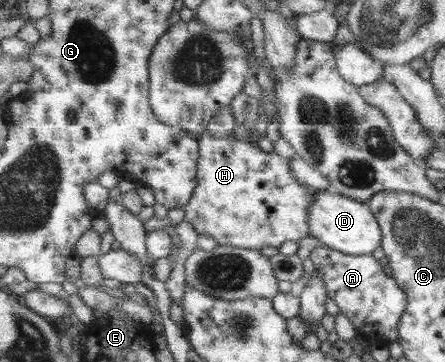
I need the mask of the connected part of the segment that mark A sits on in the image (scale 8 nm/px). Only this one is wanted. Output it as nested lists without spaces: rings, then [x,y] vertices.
[[[326,244],[318,246],[310,256],[315,269],[320,269],[326,279],[328,296],[336,303],[340,313],[348,316],[358,329],[359,337],[370,344],[387,346],[399,341],[398,328],[402,316],[409,308],[408,293],[388,276],[384,266],[372,254],[346,254]]]

